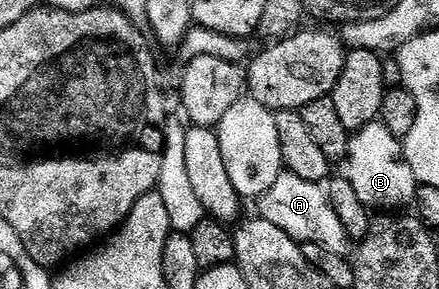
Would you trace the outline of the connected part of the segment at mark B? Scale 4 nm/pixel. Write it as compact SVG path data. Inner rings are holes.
M381 122L365 125L361 130L351 135L351 144L346 158L346 178L350 179L357 197L367 208L376 209L403 209L415 201L415 174L409 169L407 159L403 156L402 142L385 129Z

